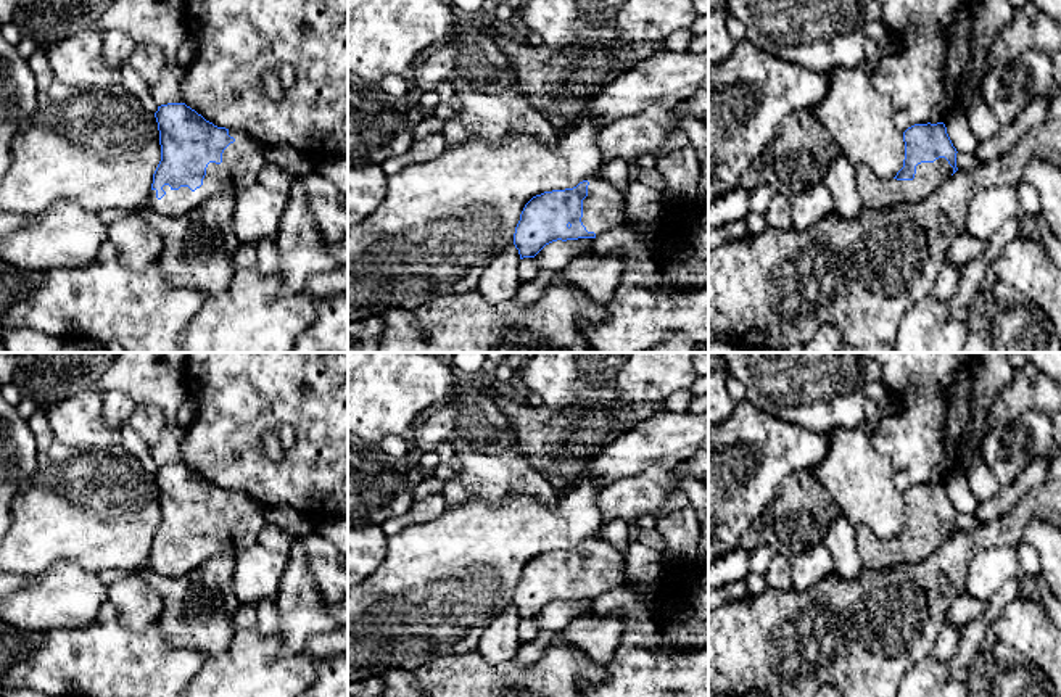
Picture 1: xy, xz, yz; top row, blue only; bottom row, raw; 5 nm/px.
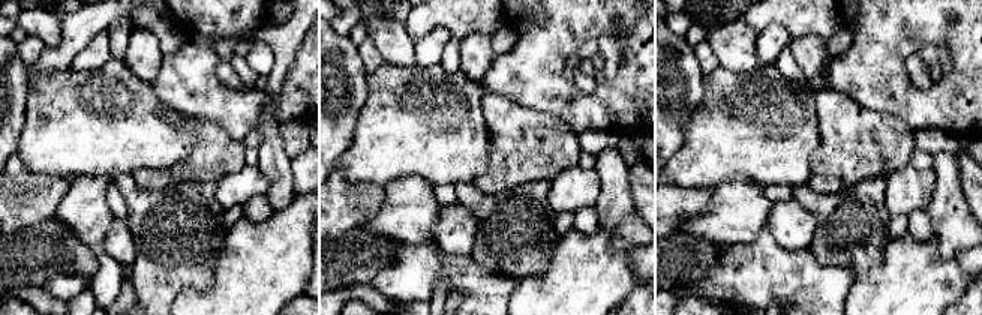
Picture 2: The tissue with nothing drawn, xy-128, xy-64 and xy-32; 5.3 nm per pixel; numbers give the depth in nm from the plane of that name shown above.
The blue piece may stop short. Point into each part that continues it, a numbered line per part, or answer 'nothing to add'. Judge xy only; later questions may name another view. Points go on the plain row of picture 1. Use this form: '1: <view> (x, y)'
1: xy (242, 522)

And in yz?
1: yz (876, 554)

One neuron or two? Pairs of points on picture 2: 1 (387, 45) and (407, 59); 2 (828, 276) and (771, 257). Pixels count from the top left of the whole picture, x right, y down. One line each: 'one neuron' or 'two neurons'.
1: one neuron
2: one neuron

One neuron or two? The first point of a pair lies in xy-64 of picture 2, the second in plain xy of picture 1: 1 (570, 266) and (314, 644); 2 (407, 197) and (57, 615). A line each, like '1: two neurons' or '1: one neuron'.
1: two neurons
2: one neuron

